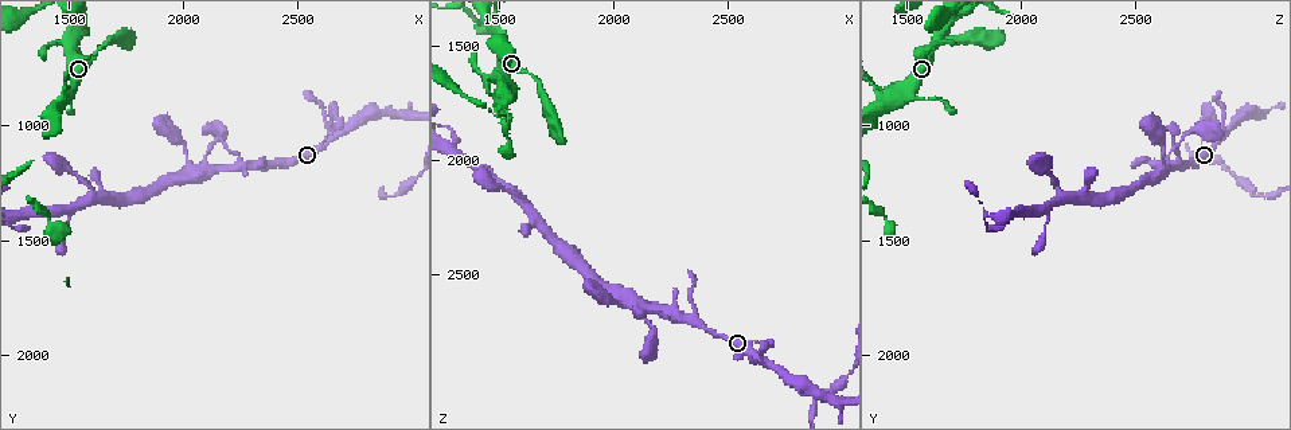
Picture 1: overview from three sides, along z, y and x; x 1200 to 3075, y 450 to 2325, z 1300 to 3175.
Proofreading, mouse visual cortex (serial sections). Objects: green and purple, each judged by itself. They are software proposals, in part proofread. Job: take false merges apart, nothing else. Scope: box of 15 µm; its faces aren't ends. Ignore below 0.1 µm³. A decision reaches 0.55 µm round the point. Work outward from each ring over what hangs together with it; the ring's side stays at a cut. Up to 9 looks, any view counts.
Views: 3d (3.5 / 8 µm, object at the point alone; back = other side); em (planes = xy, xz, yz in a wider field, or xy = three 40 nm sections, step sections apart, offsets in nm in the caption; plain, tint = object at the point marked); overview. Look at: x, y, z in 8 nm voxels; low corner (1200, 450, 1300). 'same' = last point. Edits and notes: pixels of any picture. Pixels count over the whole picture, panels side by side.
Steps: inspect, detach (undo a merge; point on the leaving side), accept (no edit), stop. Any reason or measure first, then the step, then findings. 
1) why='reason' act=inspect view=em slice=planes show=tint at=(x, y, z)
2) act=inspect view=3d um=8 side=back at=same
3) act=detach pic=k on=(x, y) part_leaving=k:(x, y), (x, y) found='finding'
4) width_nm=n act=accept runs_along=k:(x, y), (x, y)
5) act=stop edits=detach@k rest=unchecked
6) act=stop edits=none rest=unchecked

why='thin arm on a thick one' act=inspect view=3d um=3.5 at=(2050, 1210, 2620)

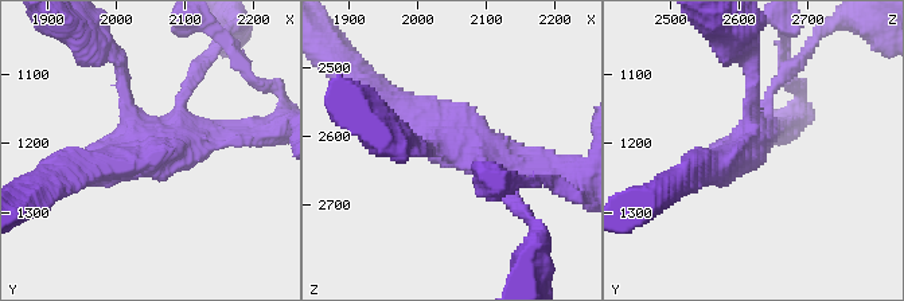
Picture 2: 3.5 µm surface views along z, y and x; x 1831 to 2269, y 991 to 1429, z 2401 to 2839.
why='shape alone is not enough' act=inspect view=em slice=xy step=3 show=tint at=(2050, 1200, 2610)

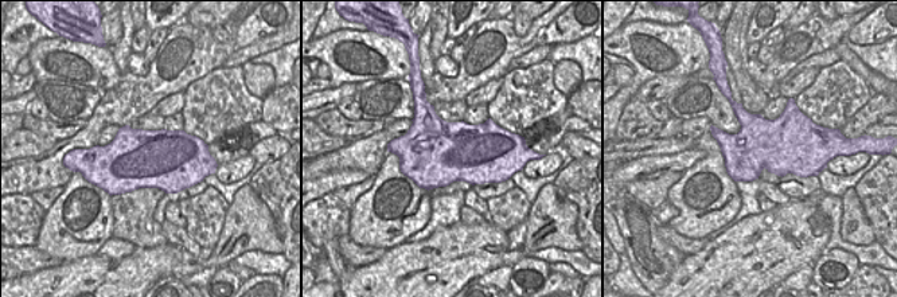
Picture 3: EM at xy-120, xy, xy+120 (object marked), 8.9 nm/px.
act=accept found='continuous, no second cell'

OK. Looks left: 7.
why='three arms meet' act=inspect view=3d um=8 side=back at=(2650, 1050, 2890)

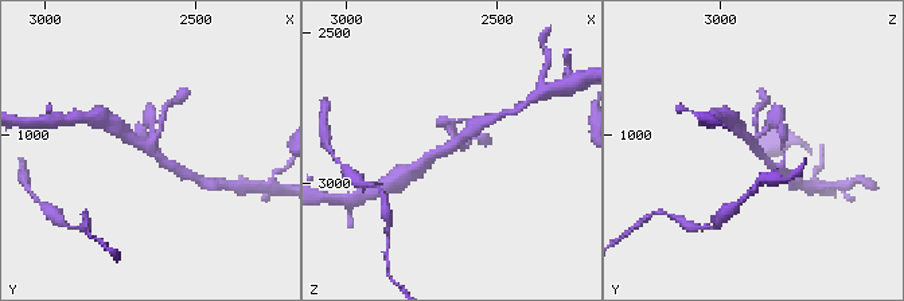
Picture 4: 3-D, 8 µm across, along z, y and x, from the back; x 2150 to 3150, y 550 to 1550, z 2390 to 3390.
why='zoom in' act=inspect view=3d um=3.5 at=(2670, 1050, 2880)

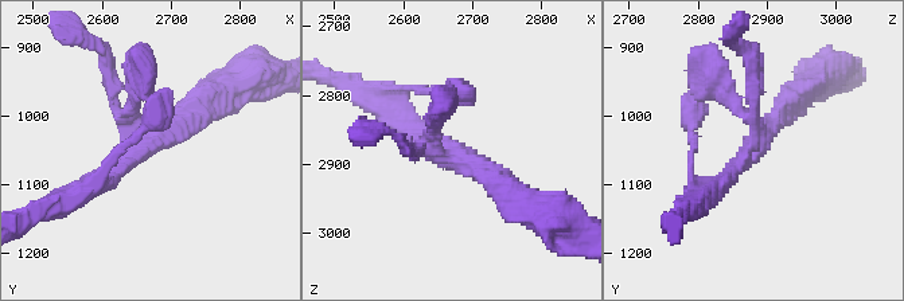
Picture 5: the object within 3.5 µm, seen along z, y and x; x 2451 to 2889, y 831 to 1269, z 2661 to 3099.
act=inspect view=em slice=xy step=3 show=tint at=(2660, 1045, 2885)

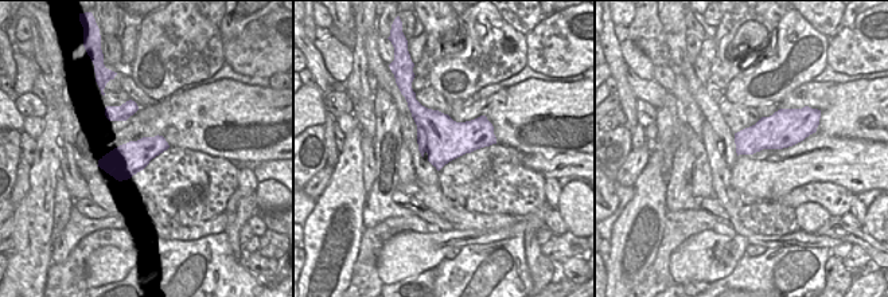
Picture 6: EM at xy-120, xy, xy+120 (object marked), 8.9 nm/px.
act=accept runs_along=5:(78, 194), (182, 124), (210, 94) found='one cell here'

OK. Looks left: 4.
why='sharp bend' act=inspect view=3d um=3.5 side=back at=(1510, 640, 1620)

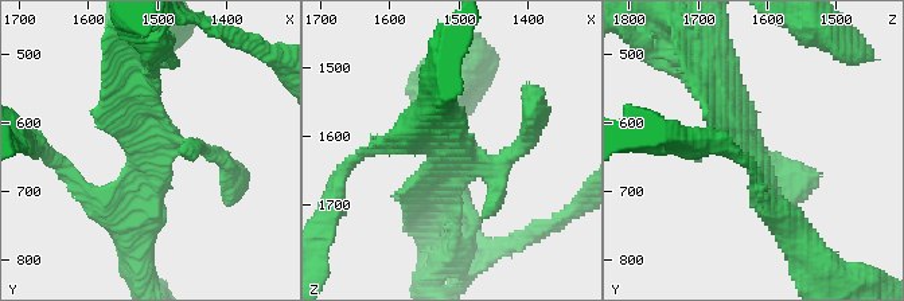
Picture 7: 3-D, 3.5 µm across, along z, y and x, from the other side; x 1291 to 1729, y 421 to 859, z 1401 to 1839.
act=inspect view=em slice=xy step=1 show=tint at=(1495, 635, 1620)

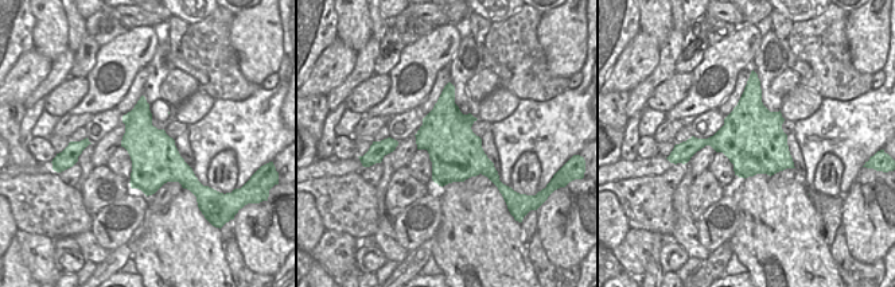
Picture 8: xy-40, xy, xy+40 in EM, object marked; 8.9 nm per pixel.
act=accept runs_along=7:(786, 223), (710, 67) found='continuous, no second cell'

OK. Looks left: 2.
act=stop edits=none rest=unchecked

